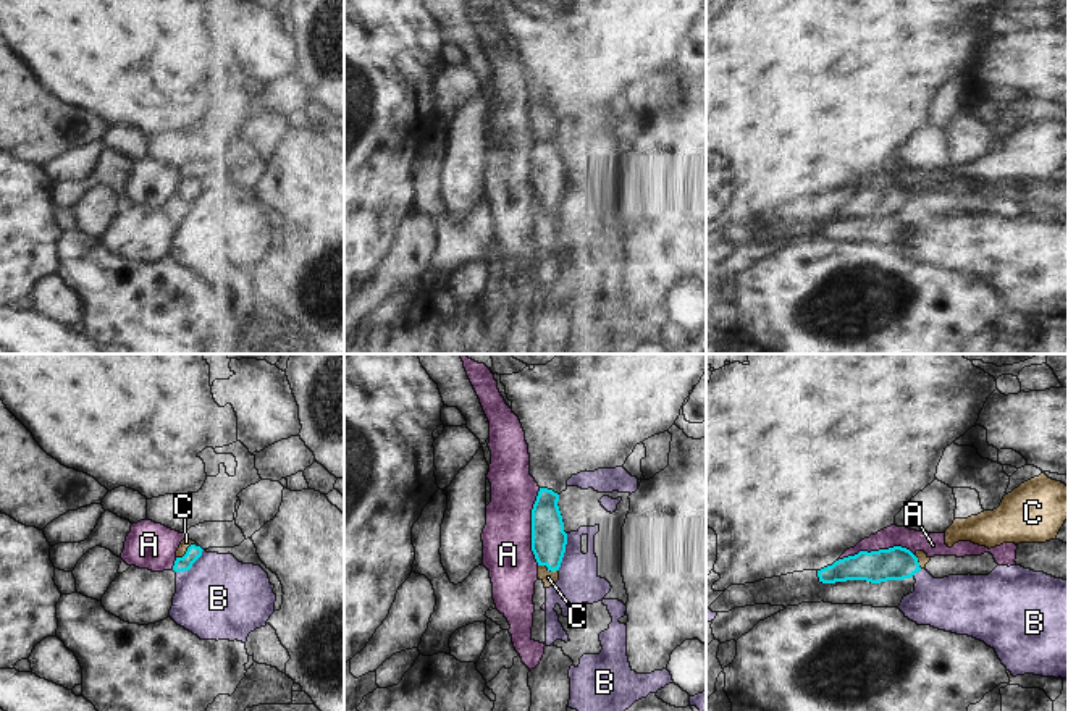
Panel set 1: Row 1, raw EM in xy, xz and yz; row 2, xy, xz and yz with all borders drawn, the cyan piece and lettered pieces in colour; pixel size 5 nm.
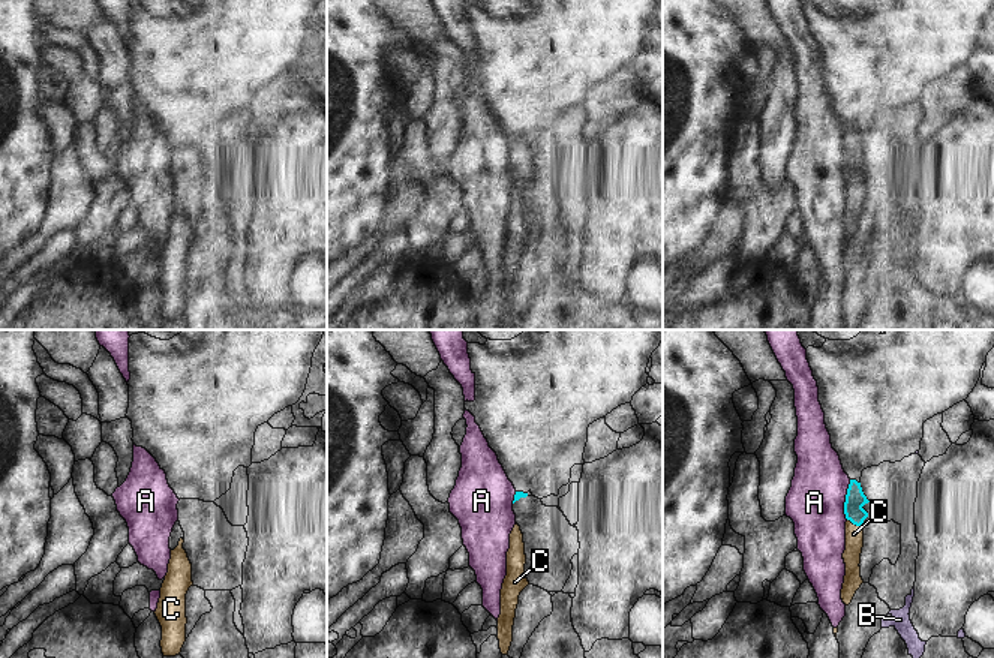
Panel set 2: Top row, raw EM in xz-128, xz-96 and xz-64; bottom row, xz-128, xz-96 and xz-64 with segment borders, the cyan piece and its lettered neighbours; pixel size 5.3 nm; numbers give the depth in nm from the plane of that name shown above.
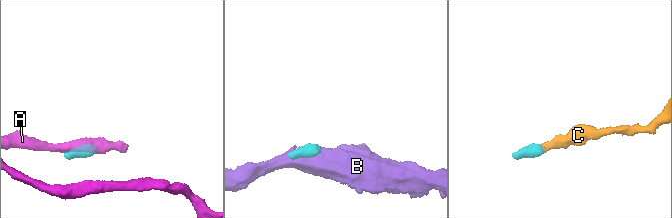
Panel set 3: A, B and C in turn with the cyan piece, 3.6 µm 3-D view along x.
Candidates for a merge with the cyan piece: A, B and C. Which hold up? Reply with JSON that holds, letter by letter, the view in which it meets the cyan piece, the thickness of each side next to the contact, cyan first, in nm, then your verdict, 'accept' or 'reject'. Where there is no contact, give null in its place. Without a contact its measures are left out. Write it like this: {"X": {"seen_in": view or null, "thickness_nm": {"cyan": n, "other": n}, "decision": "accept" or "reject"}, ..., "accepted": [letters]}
{"A": {"seen_in": "xz", "thickness_nm": {"cyan": 180, "other": 240}, "decision": "reject"}, "B": {"seen_in": "xz", "thickness_nm": {"cyan": 180, "other": 200}, "decision": "reject"}, "C": {"seen_in": "xy", "thickness_nm": {"cyan": 70, "other": 50}, "decision": "accept"}, "accepted": ["C"]}

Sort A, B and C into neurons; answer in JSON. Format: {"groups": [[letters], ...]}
{"groups": [["A"], ["B"], ["C"]]}

